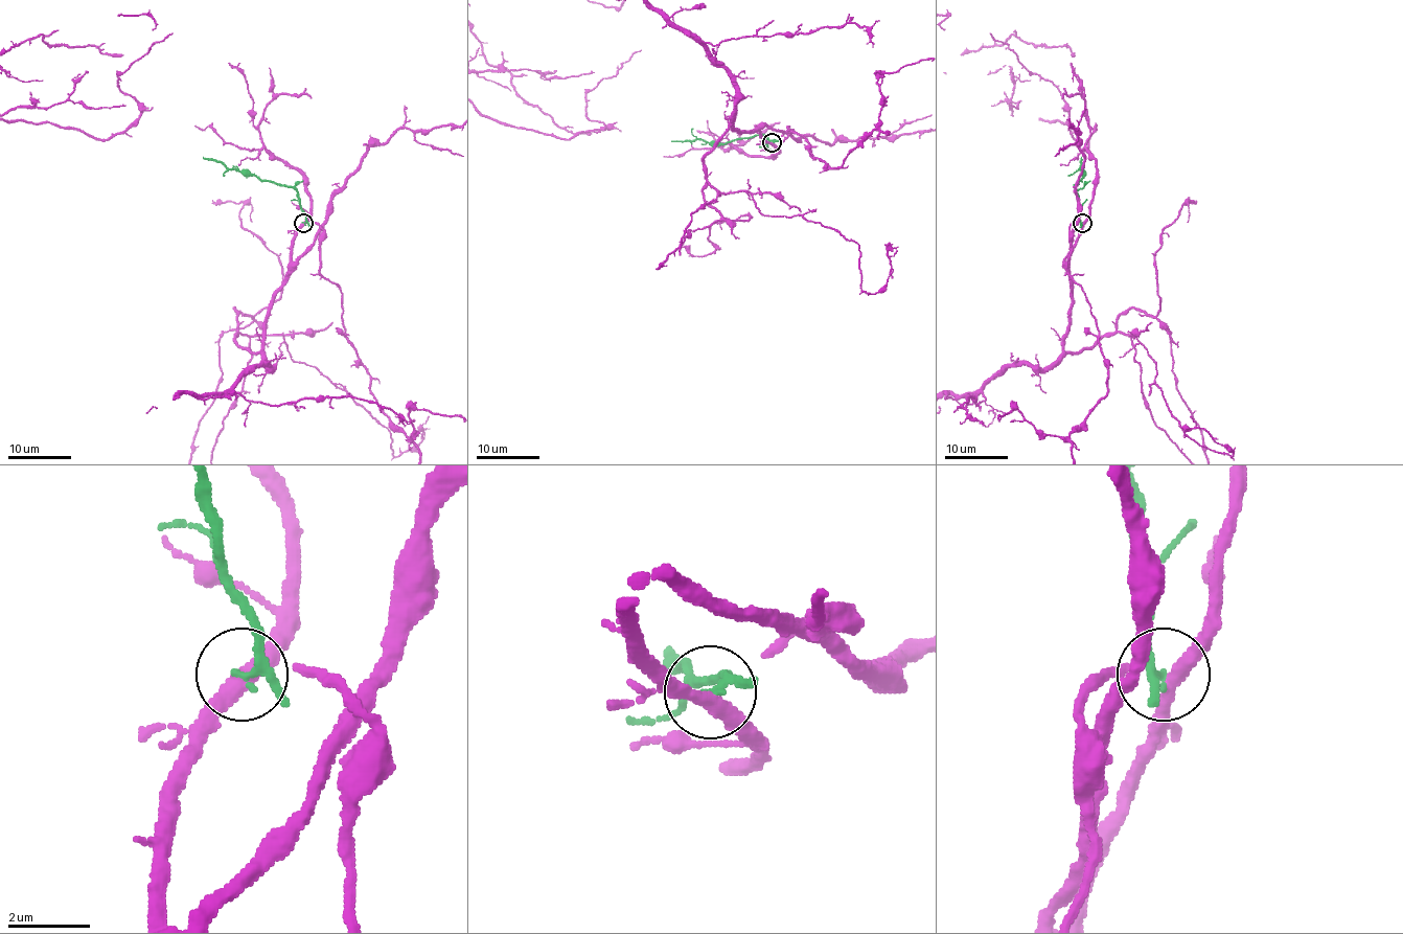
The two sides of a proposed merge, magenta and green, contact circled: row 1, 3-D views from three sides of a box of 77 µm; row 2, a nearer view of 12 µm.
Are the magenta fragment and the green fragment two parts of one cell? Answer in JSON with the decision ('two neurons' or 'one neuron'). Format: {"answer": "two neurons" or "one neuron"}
{"answer": "two neurons"}

